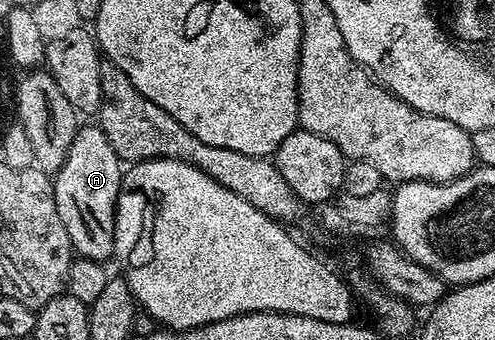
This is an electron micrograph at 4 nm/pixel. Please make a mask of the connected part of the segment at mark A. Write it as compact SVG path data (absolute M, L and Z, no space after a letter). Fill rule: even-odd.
M97 124L82 125L78 129L75 140L71 140L71 152L67 152L67 160L63 168L53 178L53 195L55 208L59 208L59 220L63 220L63 228L67 228L67 236L71 240L73 250L80 257L90 258L96 262L108 263L108 258L114 257L115 244L115 212L117 211L117 197L121 191L121 175L123 161L111 146L111 142Z

